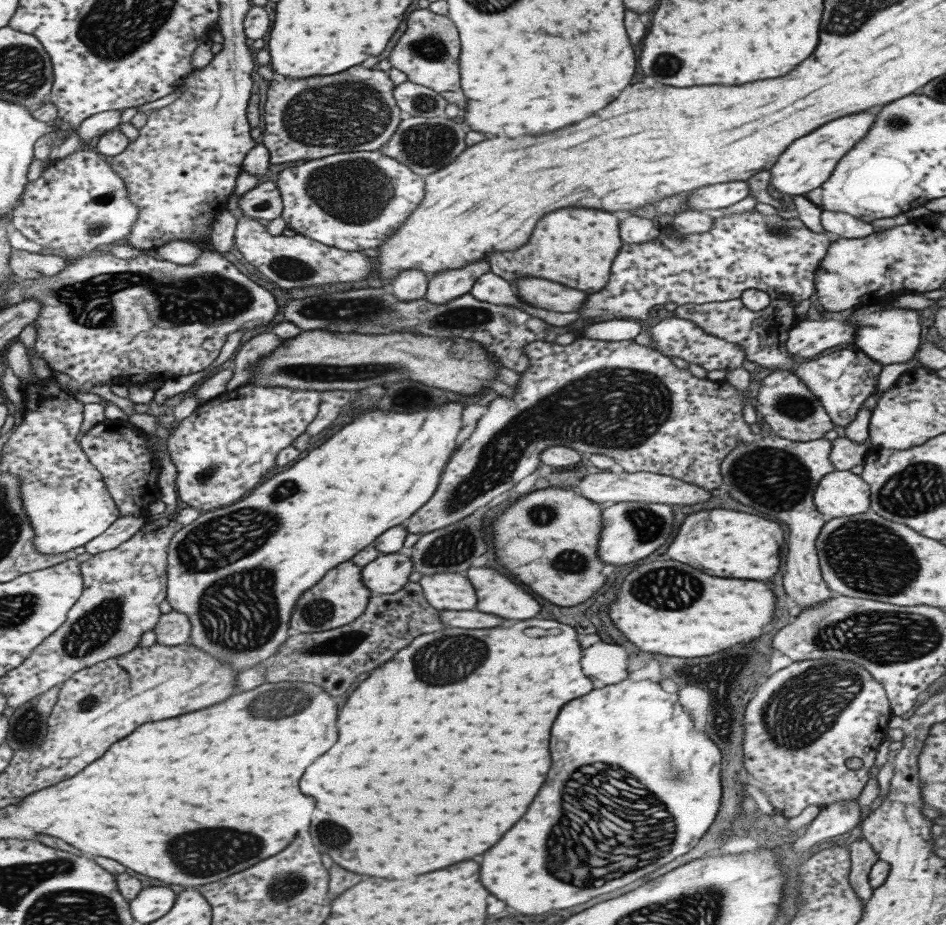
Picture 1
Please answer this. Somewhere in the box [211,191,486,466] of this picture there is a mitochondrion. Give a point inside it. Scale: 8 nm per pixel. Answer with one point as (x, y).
(369, 312)

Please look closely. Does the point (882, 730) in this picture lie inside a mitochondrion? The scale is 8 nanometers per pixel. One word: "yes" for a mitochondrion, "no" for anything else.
no

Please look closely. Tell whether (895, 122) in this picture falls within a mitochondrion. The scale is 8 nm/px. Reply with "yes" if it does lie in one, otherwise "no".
yes

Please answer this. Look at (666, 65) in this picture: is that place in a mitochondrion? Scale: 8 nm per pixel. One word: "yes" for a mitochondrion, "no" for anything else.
yes

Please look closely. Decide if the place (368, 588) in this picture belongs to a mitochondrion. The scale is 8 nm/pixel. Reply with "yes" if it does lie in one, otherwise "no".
no

